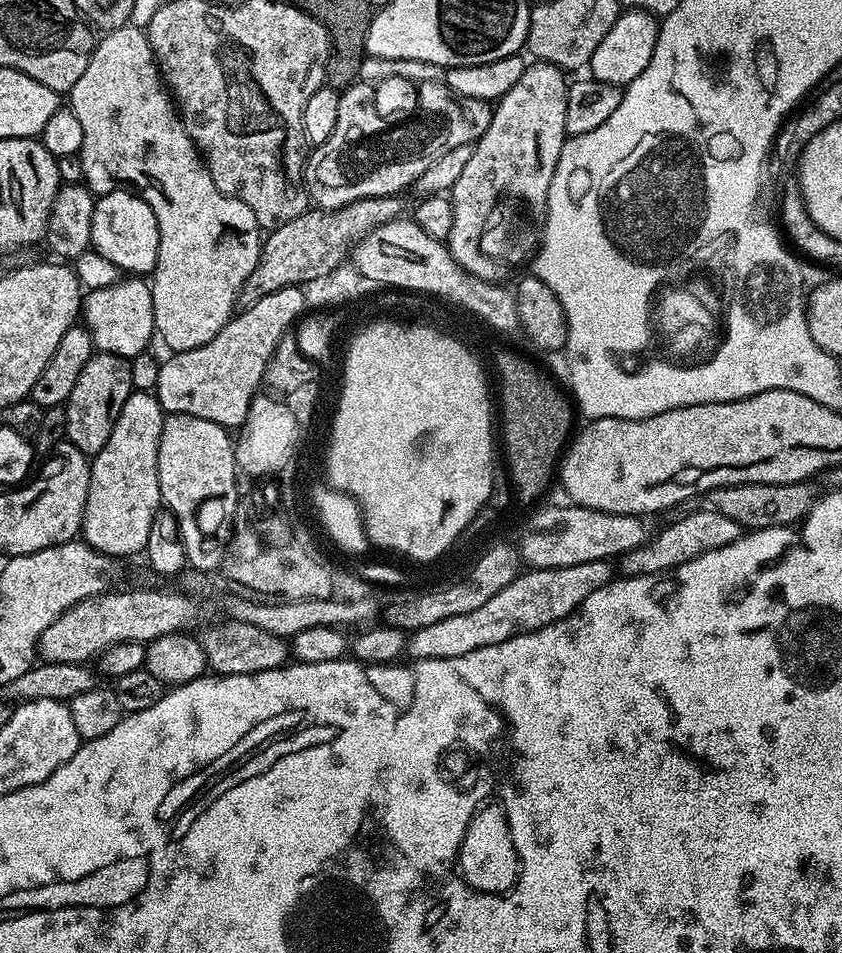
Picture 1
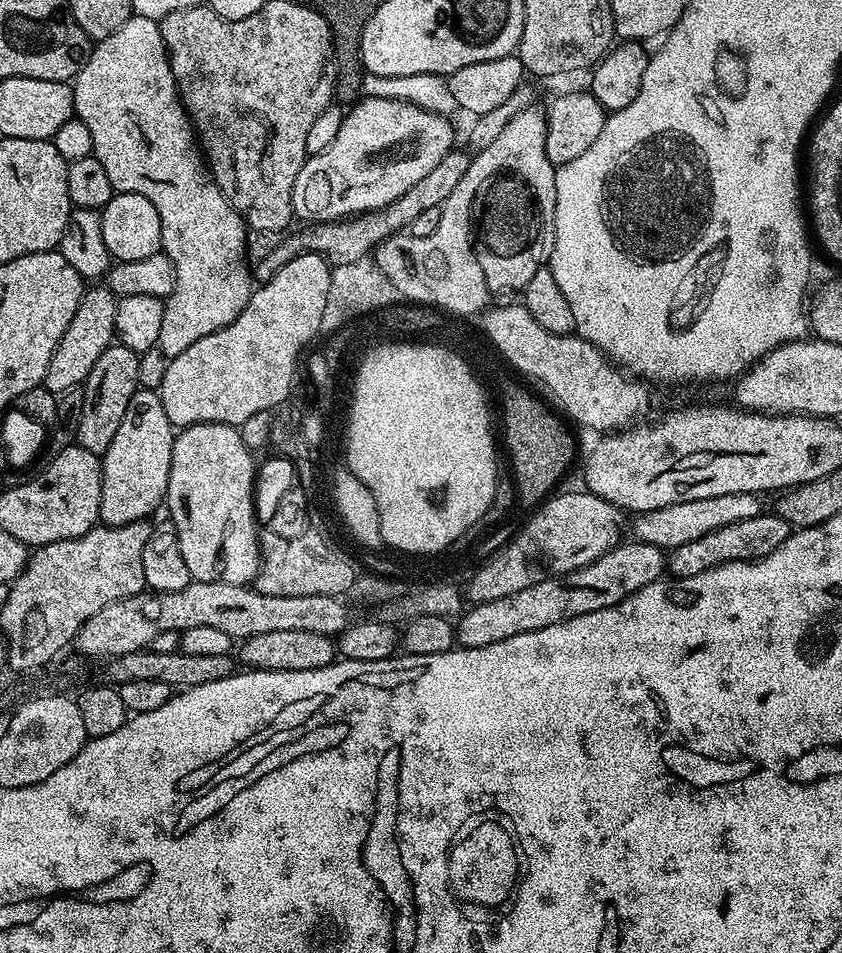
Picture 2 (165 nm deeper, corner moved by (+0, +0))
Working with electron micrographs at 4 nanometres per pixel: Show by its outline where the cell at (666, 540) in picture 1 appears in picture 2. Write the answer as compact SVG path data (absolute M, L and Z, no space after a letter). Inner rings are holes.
M761 514L754 518L742 518L742 522L730 522L730 526L722 526L722 530L710 530L710 534L702 534L702 538L695 542L685 542L671 549L666 556L667 575L677 580L694 578L694 574L702 574L730 562L760 560L766 554L778 550L778 546L782 546L793 531L791 524L775 514Z

